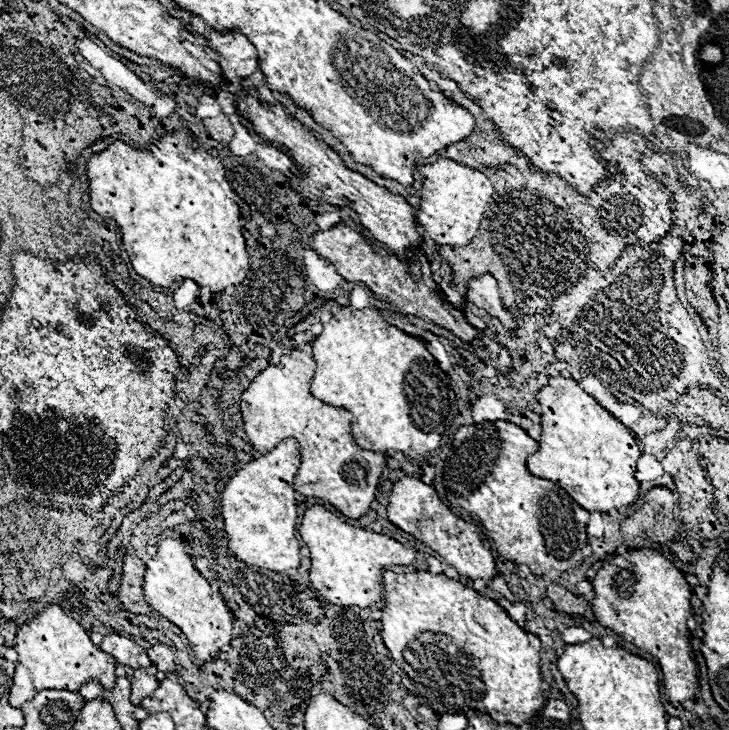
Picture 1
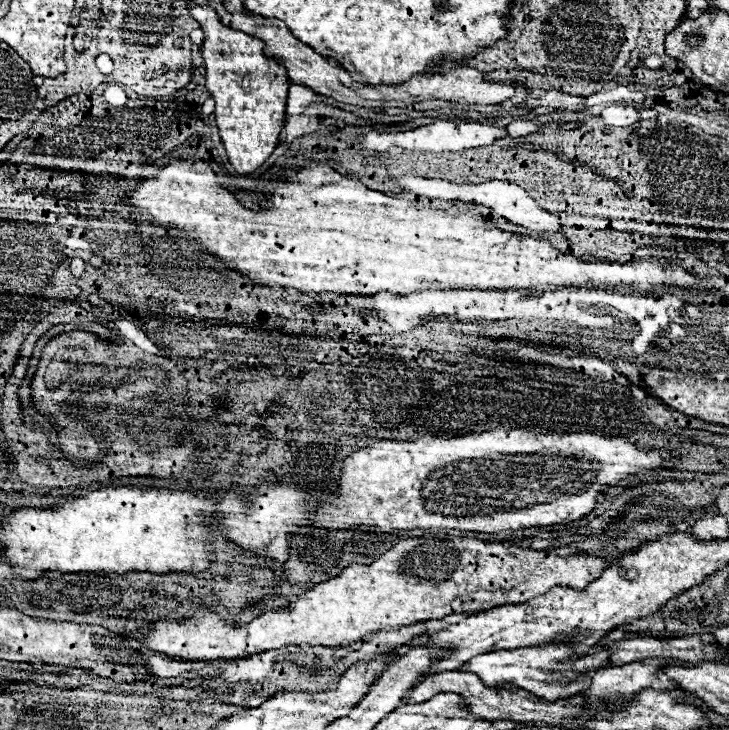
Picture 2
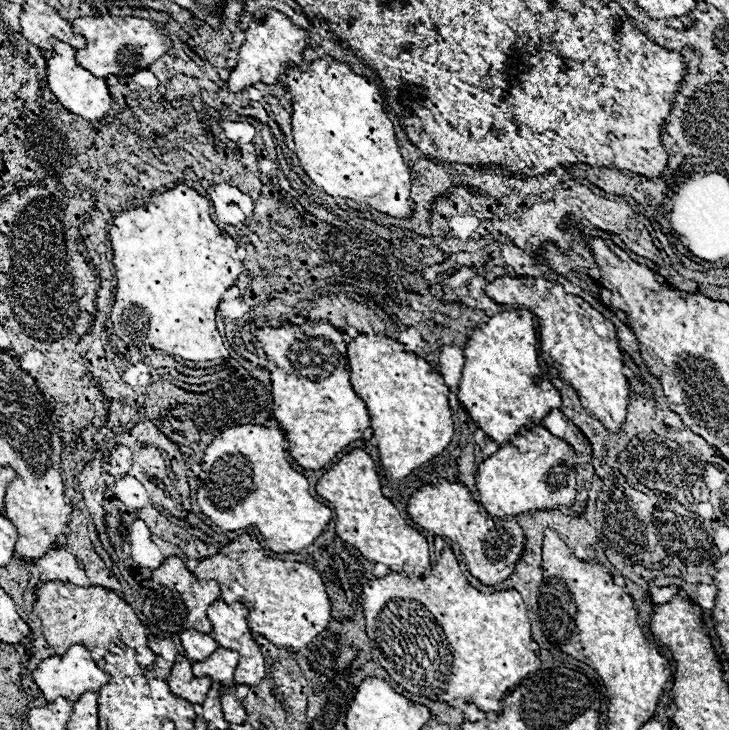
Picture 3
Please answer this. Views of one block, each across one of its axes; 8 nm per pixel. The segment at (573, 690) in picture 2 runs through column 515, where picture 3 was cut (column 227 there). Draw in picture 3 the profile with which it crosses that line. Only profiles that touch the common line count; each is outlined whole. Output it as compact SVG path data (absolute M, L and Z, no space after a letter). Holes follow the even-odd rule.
M216 648L212 656L208 656L202 662L192 664L194 676L210 676L214 682L220 682L222 686L234 686L234 672L238 666L238 652L226 650L226 648Z

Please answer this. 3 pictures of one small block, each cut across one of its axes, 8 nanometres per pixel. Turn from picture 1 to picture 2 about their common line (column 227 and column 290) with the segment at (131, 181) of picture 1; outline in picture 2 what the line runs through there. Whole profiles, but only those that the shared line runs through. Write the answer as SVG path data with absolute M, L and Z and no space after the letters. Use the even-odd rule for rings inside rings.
M174 160L166 166L162 166L158 170L156 178L146 178L146 180L136 180L136 188L134 192L130 192L130 196L126 198L126 204L136 208L138 212L146 212L152 216L152 226L158 230L190 230L190 234L202 234L202 240L196 240L204 250L212 252L214 256L218 256L222 262L226 264L234 264L234 268L252 284L256 286L284 286L284 288L294 288L302 294L322 294L322 292L336 292L336 294L376 294L382 290L388 292L398 292L398 294L408 294L408 292L422 292L422 290L536 290L536 288L634 288L638 294L648 294L648 292L658 292L658 290L666 290L666 292L702 292L704 286L704 278L698 278L690 272L686 272L684 268L680 268L678 264L674 264L670 258L658 258L658 256L644 256L638 262L626 262L626 264L618 264L618 262L584 262L578 260L570 254L562 254L560 250L556 250L548 240L544 238L536 238L536 236L518 236L512 232L504 232L500 228L496 228L488 218L476 214L476 212L452 212L452 210L418 210L414 206L408 206L406 200L400 198L392 198L384 192L378 190L370 190L366 188L362 182L358 180L350 180L344 178L342 174L338 174L336 170L332 170L330 166L326 166L324 162L316 162L316 160L308 160L296 174L294 174L294 182L288 186L286 196L280 194L268 194L268 202L272 206L258 206L258 210L250 210L244 208L230 190L222 188L220 184L216 184L218 176L214 174L214 170L210 168L208 162L204 160Z

